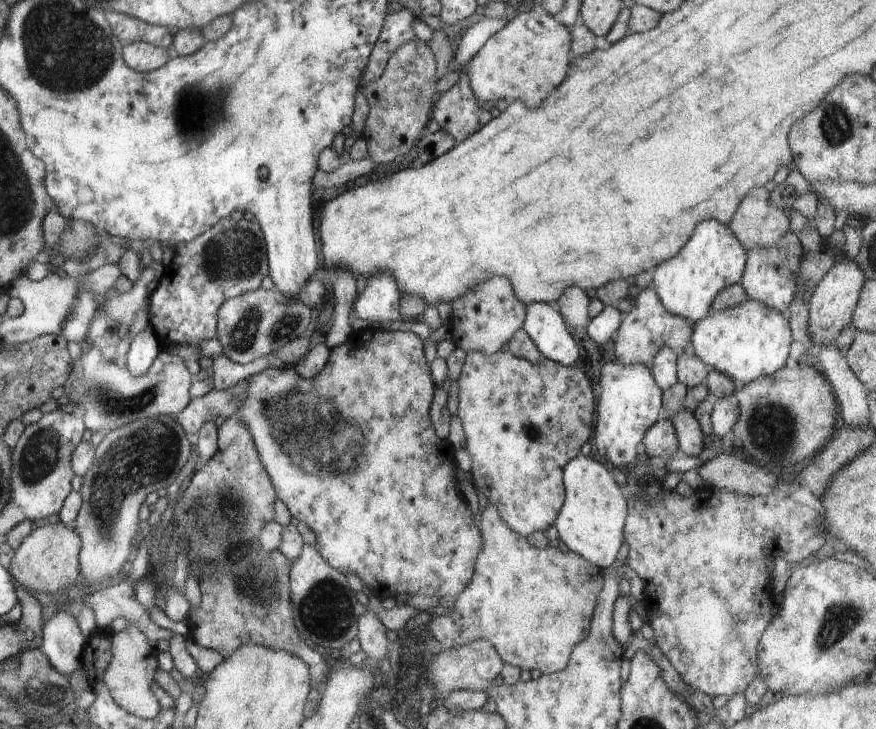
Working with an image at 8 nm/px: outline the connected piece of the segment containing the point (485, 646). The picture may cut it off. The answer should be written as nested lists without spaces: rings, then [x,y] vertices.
[[[478,639],[459,647],[450,647],[440,653],[432,663],[426,667],[427,676],[433,682],[436,692],[443,697],[452,691],[482,691],[488,692],[494,680],[502,670],[502,659],[490,641]]]

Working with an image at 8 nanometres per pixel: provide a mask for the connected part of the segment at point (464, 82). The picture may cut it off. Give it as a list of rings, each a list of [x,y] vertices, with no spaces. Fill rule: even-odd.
[[[463,69],[460,82],[435,98],[431,119],[454,137],[455,144],[462,142],[490,122],[490,113],[480,108],[477,99],[469,85],[467,71]]]

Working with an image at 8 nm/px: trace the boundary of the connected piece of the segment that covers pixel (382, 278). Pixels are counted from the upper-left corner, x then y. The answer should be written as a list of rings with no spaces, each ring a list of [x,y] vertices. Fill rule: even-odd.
[[[377,275],[367,281],[367,286],[355,300],[354,312],[360,320],[366,320],[370,326],[368,330],[382,330],[382,327],[373,327],[372,324],[394,322],[402,320],[400,315],[401,292],[397,282],[390,275]]]

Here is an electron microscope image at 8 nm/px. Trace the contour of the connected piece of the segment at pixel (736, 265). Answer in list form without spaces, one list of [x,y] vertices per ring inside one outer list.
[[[714,219],[699,223],[685,248],[655,269],[653,289],[670,314],[696,324],[712,313],[712,304],[725,288],[740,284],[748,256],[729,228]]]

